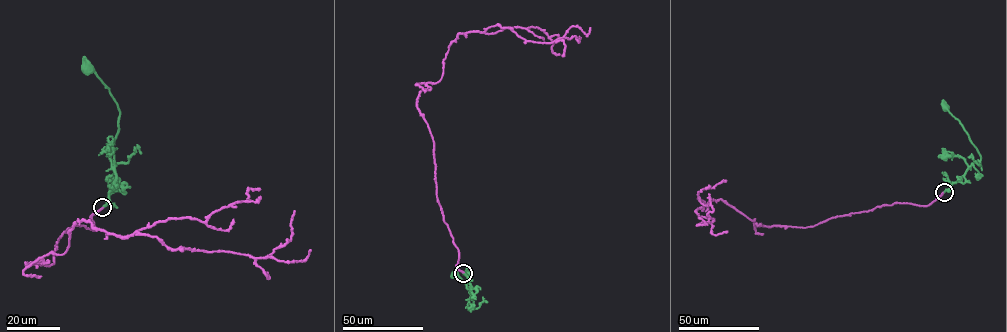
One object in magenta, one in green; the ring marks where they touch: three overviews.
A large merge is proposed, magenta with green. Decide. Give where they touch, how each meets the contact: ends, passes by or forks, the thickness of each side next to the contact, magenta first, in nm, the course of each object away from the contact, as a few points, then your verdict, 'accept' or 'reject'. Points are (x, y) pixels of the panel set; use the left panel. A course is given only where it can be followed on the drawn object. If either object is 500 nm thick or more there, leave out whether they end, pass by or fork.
place (102, 207); magenta ends; green ends; calibres 400 and 400 nm; course magenta (102, 207), (94, 230), (59, 237), (53, 263), (26, 263), (62, 254), (78, 219), (265, 257), (294, 210); course green (102, 207), (113, 190), (115, 173), (109, 157), (118, 130), (119, 110), (109, 90), (90, 69); accept

